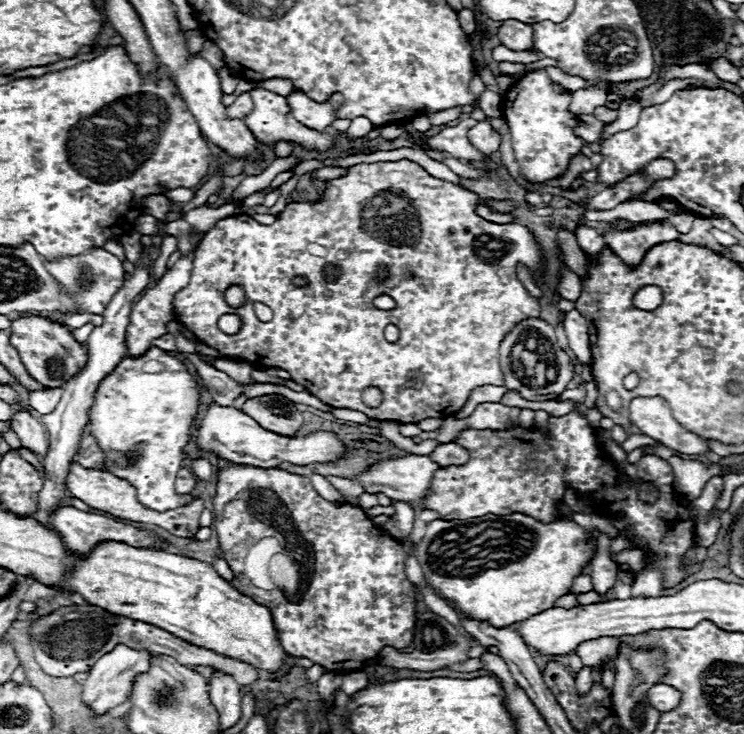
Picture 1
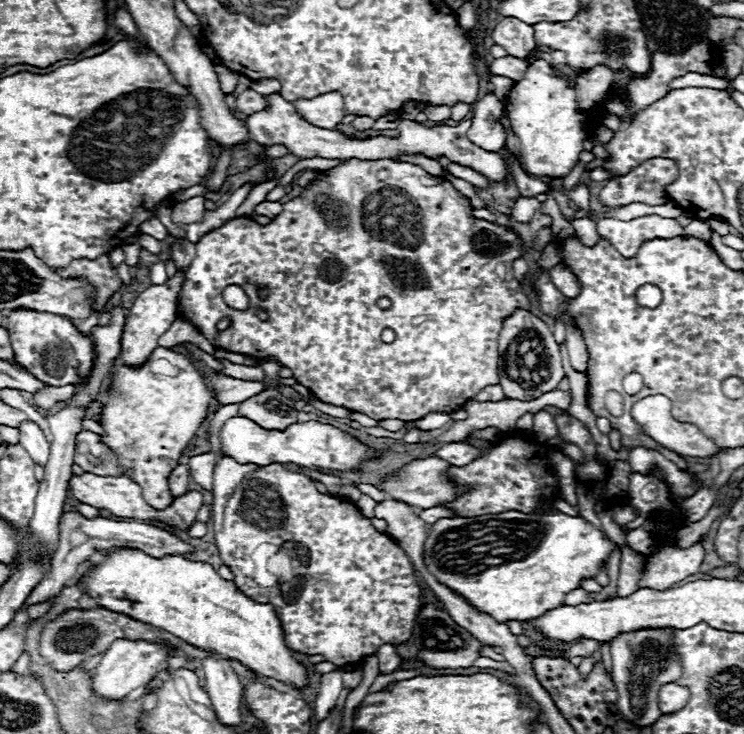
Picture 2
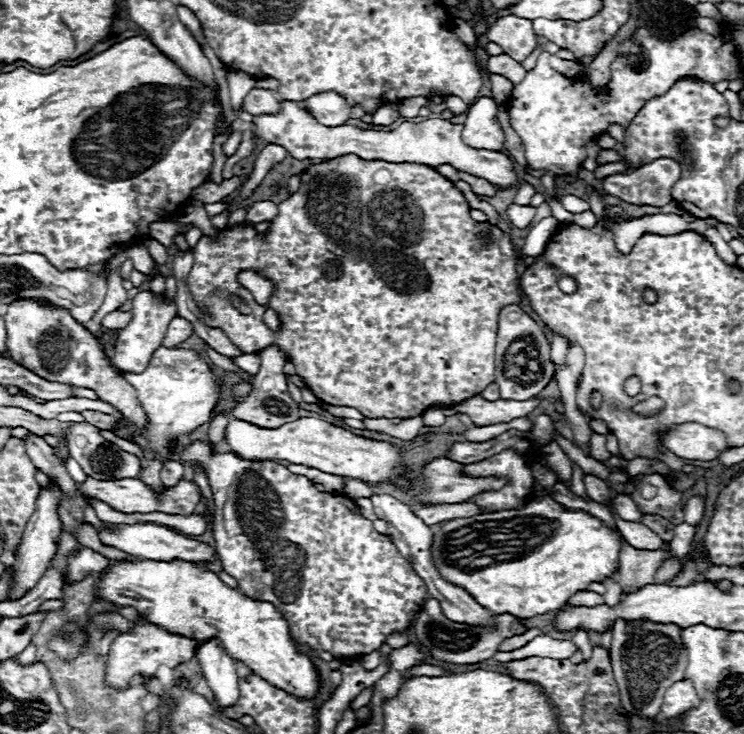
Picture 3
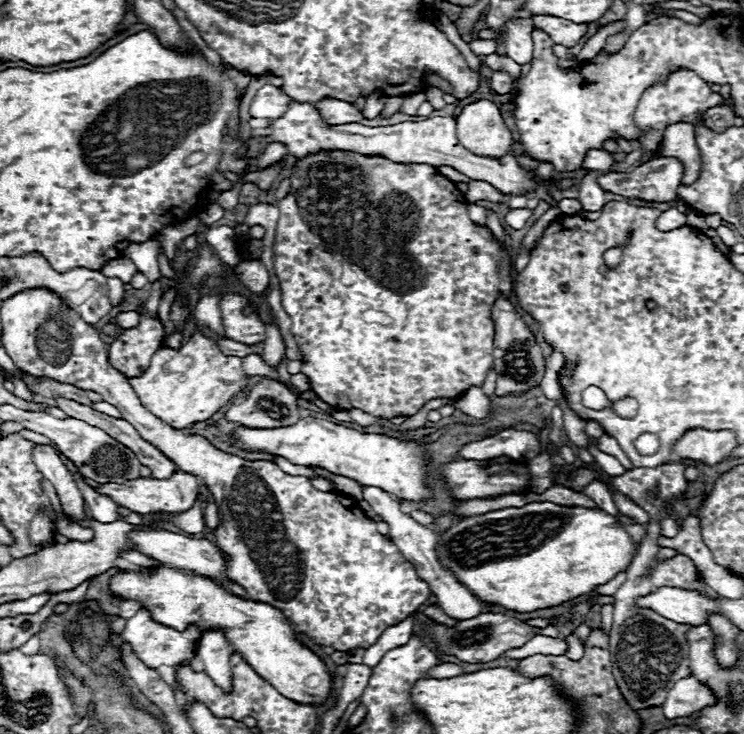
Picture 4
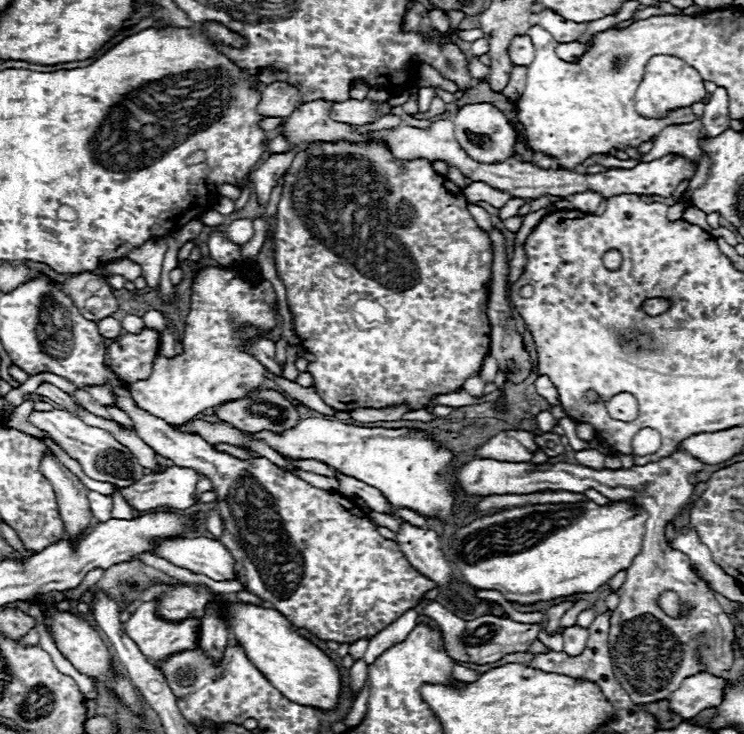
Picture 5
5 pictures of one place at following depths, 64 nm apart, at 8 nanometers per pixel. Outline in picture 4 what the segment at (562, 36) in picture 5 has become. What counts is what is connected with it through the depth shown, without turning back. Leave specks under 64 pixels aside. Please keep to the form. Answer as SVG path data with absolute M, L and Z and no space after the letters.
M532 16L532 22L534 22L534 28L546 32L552 38L552 42L562 44L566 48L576 46L582 40L582 36L586 36L586 32L588 32L586 23L576 24L554 16Z

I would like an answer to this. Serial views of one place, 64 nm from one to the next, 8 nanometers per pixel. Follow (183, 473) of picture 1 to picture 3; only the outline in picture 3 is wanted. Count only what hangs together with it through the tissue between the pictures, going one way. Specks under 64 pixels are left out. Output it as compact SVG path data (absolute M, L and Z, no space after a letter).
M172 460L172 462L168 462L166 466L164 466L164 470L162 470L162 482L164 482L164 486L176 486L178 484L178 480L182 480L184 478L184 466L182 466L182 462L178 462L178 460Z

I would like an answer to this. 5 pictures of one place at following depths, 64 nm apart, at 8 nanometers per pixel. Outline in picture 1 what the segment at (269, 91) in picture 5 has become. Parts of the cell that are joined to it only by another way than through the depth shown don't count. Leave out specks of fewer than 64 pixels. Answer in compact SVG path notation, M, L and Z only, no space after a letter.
M244 92L244 94L240 94L238 98L236 98L236 102L234 104L230 104L228 108L226 108L226 116L228 118L244 118L244 116L248 116L252 112L252 100L250 100L250 94L248 92Z

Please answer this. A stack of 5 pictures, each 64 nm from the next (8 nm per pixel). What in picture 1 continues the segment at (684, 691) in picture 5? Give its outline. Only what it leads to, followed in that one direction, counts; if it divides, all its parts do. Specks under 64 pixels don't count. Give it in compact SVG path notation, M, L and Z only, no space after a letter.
M654 684L654 686L648 690L648 702L650 702L650 706L656 708L658 712L672 710L672 706L678 706L678 704L680 704L680 692L674 690L674 688L668 686L668 684Z

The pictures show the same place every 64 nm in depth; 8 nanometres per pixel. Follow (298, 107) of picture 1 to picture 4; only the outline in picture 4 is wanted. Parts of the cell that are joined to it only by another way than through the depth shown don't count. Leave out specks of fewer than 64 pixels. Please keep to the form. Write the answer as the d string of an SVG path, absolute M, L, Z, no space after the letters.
M320 98L312 102L316 110L320 112L322 120L328 124L340 124L340 122L360 122L364 116L356 110L354 104L338 100L338 98Z

